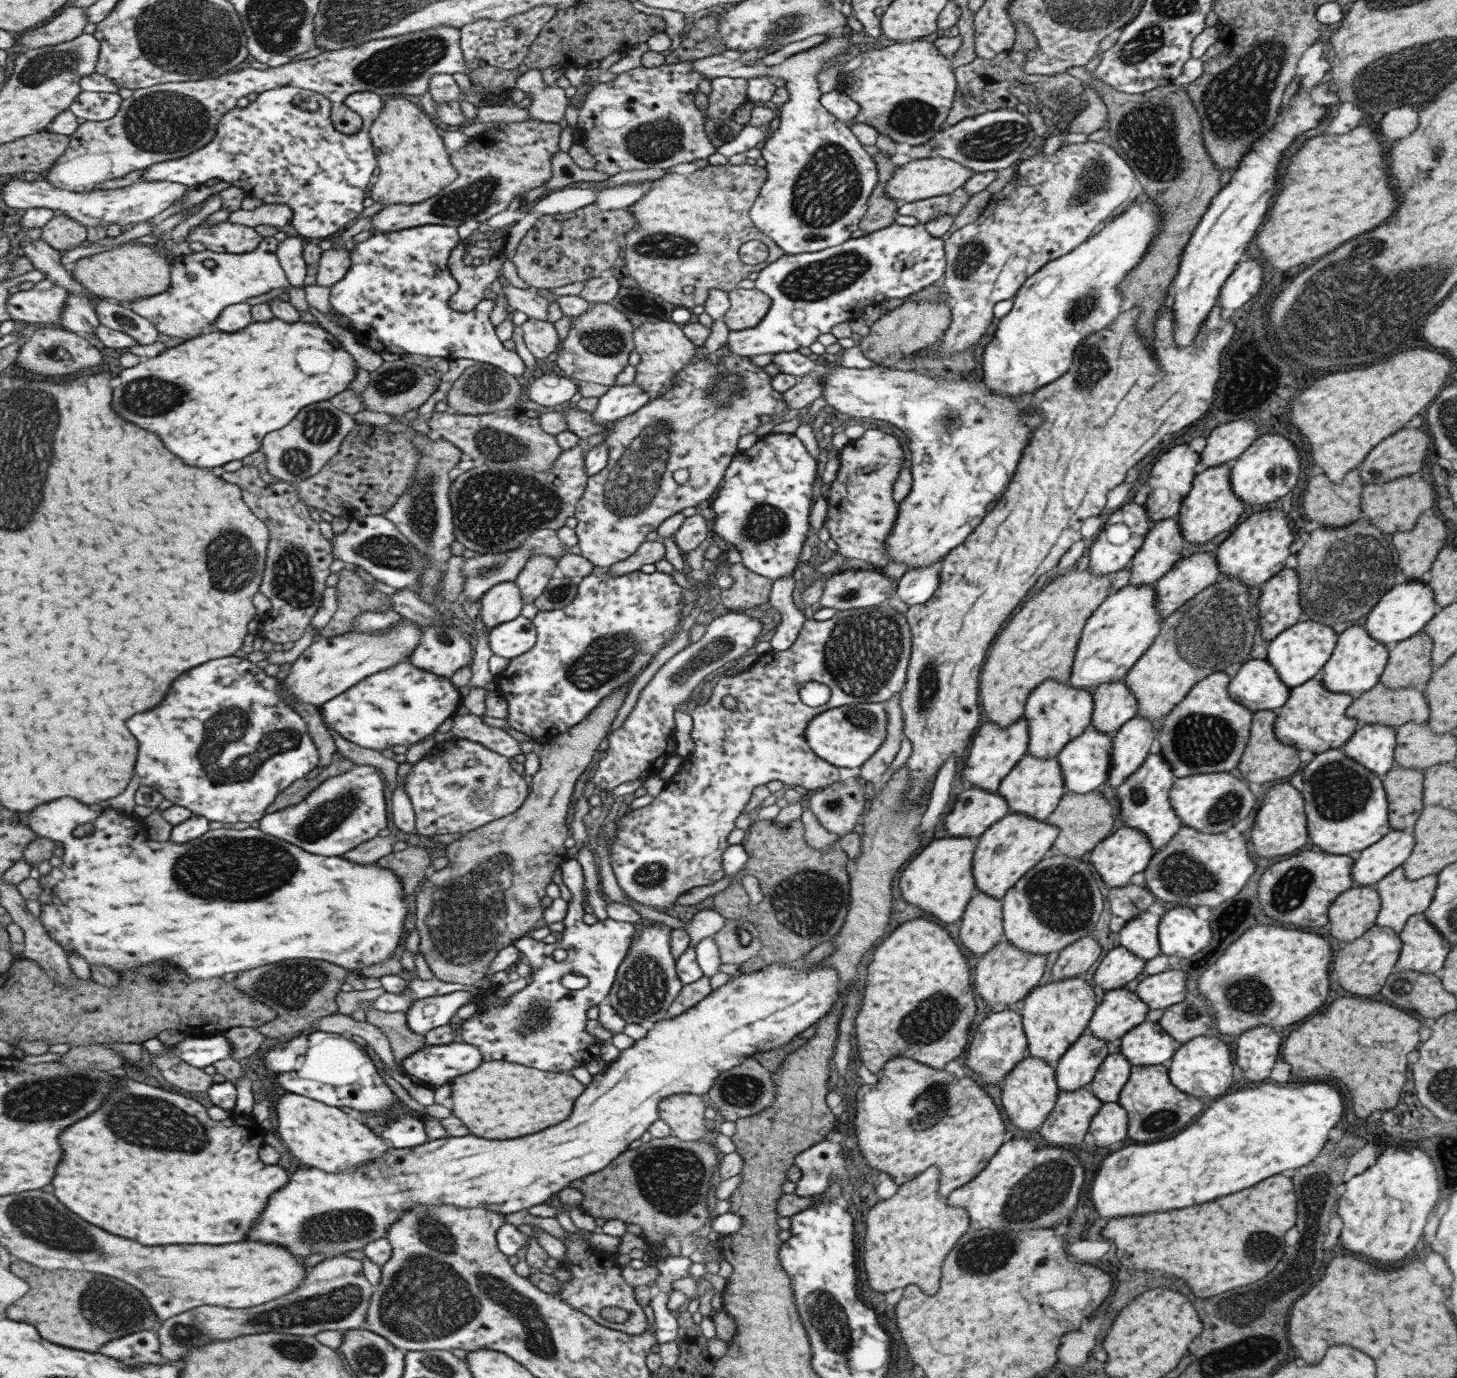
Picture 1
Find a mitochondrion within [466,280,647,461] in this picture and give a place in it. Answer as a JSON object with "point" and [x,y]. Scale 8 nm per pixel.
{"point":[604,339]}

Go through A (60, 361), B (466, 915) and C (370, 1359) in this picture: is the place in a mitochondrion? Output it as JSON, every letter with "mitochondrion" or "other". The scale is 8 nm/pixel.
{"A":"mitochondrion","B":"mitochondrion","C":"mitochondrion"}

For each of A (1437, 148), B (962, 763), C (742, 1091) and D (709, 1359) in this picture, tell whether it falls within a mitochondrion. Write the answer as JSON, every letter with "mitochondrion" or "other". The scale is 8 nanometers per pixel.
{"A":"mitochondrion","B":"other","C":"mitochondrion","D":"other"}

